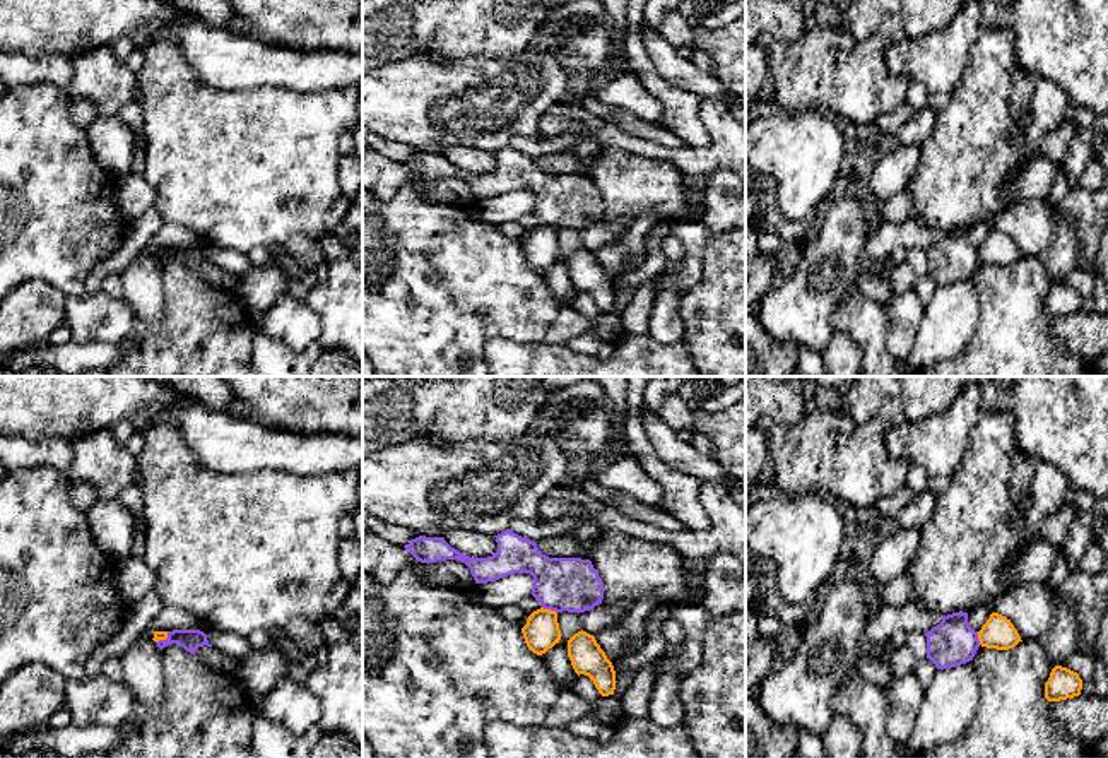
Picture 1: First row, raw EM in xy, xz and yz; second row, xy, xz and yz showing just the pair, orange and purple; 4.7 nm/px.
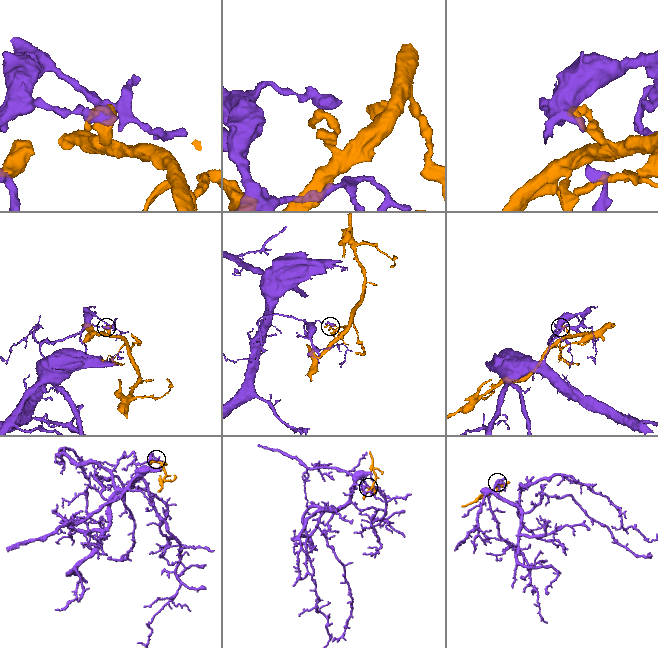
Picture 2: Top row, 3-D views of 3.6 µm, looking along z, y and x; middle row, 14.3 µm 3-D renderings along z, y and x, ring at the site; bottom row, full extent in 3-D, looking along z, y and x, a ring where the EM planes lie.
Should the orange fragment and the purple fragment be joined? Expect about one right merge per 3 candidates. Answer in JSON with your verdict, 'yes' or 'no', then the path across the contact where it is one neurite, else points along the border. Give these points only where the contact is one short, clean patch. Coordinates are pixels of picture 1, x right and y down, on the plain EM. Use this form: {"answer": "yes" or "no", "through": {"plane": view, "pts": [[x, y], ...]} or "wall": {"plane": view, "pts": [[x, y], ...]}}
{"answer": "no", "wall": {"plane": "xz", "pts": [[542, 223], [556, 230]]}}

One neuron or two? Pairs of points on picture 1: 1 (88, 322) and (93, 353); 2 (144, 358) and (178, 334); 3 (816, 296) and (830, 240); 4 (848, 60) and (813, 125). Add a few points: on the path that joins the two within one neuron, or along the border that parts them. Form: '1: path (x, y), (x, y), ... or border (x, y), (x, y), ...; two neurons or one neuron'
1: border (72, 339), (77, 343), (120, 344); two neurons
2: path (153, 358), (170, 343); one neuron
3: path (821, 283), (830, 269), (830, 254); one neuron
4: border (821, 110), (782, 113); two neurons

